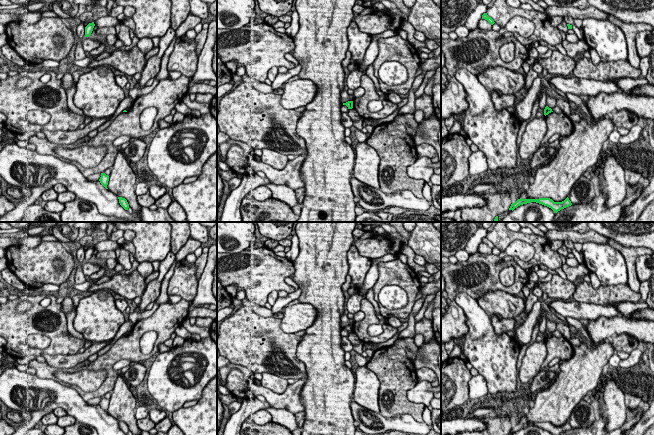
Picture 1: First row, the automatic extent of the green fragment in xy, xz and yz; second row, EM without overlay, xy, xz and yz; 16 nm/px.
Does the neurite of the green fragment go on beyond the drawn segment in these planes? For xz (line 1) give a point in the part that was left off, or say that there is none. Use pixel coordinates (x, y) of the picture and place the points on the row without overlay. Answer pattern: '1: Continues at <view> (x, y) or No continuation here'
1: No continuation here

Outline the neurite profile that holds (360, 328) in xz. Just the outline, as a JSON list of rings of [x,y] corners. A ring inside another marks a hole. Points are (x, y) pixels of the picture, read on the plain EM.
[[[366,298],[361,301],[361,311],[365,313],[365,317],[362,321],[353,323],[353,333],[355,333],[363,343],[384,343],[398,332],[398,328],[392,327],[389,324],[383,324],[383,332],[380,335],[370,336],[367,331],[368,327],[372,324],[380,324],[380,320],[376,316],[373,305]]]

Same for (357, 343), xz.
[[[353,332],[349,334],[348,339],[354,346],[353,350],[361,355],[362,352],[364,351],[364,346],[363,346],[364,343]]]

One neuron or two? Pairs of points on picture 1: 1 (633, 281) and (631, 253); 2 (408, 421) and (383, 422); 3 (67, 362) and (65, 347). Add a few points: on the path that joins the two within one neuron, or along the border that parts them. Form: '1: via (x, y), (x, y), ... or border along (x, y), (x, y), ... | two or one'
1: via (632, 274), (631, 260) | one
2: via (402, 422), (389, 422) | one
3: border along (78, 351), (72, 354), (48, 355) | two

